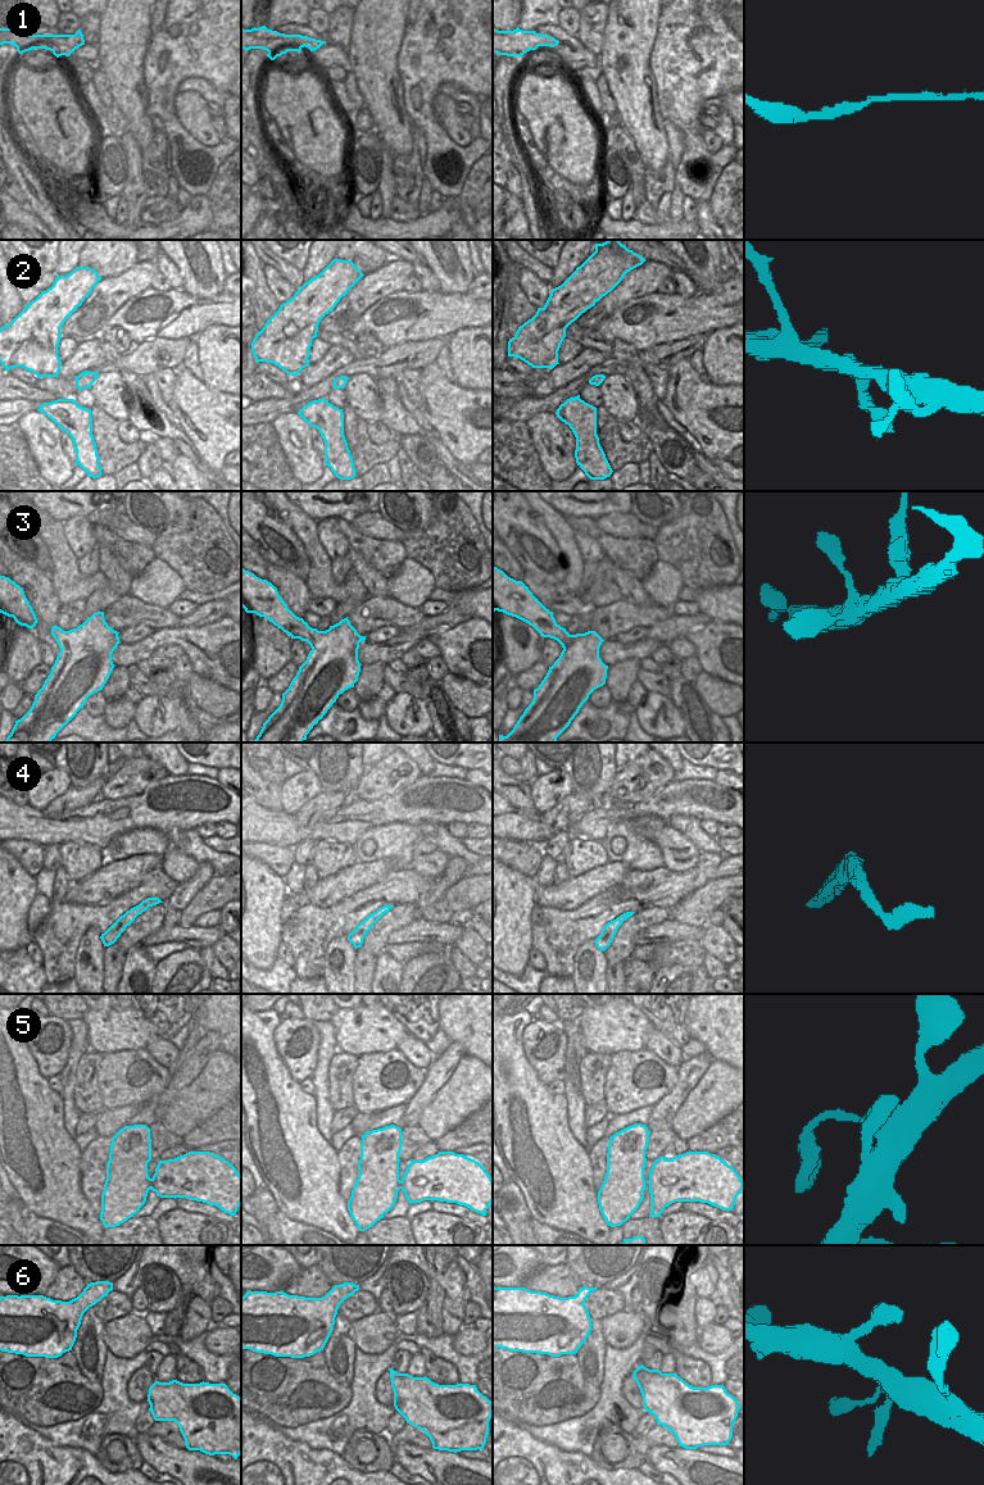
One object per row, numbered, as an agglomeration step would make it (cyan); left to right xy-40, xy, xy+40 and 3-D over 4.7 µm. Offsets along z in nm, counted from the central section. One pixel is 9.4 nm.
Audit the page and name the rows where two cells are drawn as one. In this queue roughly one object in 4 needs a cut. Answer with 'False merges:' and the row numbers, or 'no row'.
False merges: no row

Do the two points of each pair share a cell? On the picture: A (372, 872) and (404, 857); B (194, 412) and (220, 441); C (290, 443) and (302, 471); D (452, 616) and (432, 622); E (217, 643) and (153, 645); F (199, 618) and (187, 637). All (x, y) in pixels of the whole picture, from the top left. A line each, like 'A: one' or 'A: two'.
A: two
B: one
C: one
D: one
E: one
F: two

